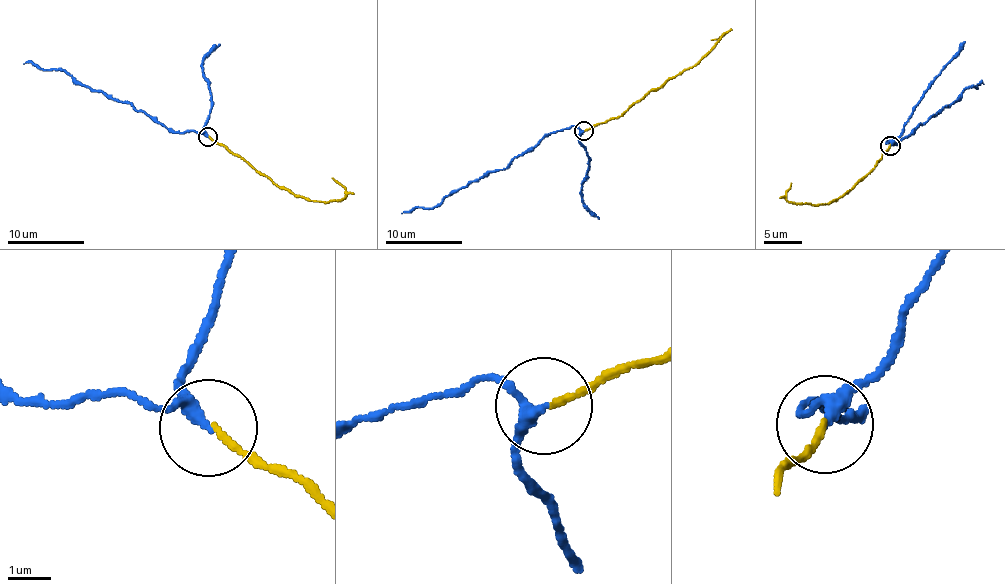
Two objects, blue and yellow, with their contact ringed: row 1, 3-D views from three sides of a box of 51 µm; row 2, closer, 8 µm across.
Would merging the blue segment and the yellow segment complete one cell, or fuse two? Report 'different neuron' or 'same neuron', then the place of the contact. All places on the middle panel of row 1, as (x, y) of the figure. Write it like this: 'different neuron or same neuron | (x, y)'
same neuron | (584, 130)

